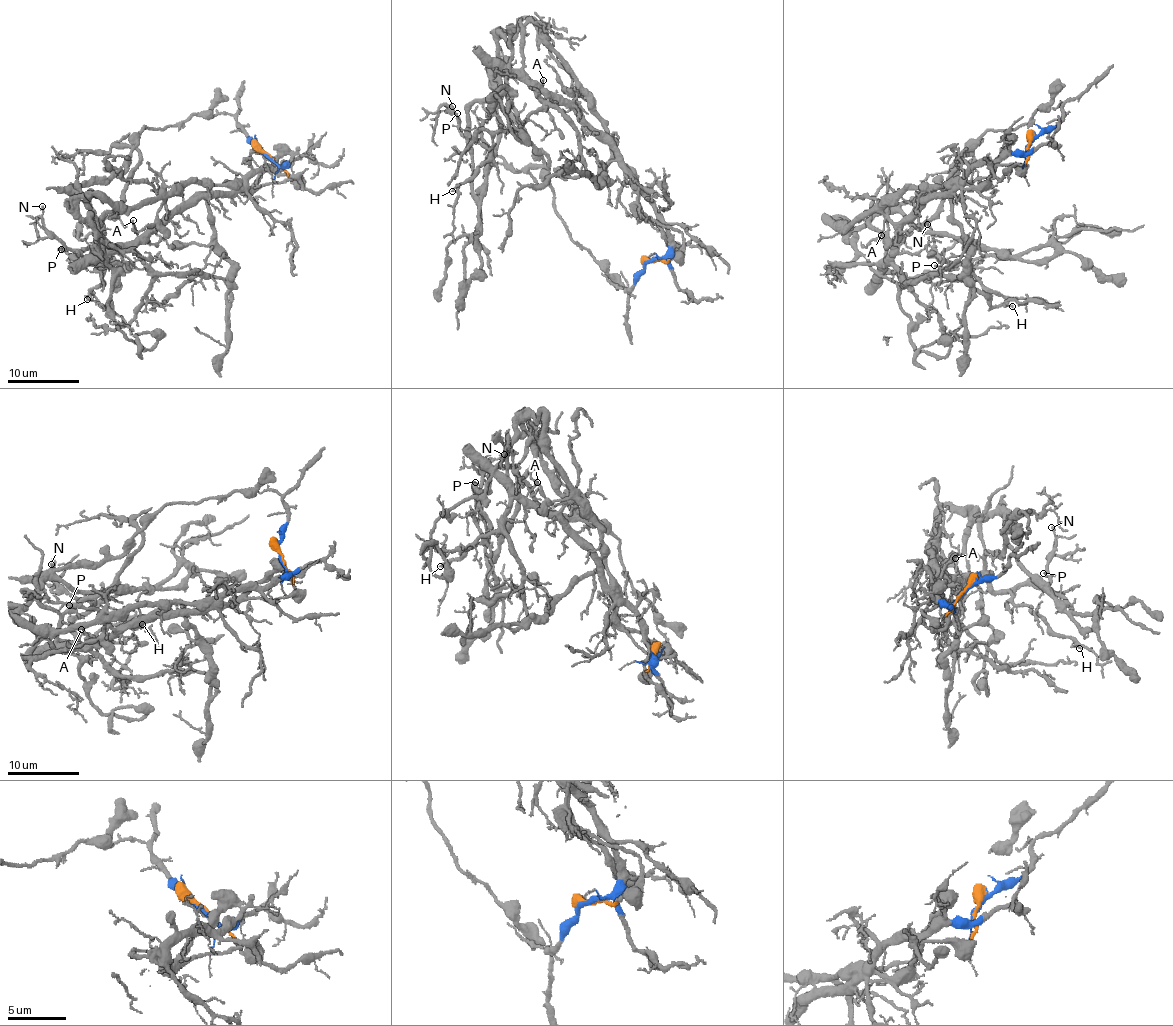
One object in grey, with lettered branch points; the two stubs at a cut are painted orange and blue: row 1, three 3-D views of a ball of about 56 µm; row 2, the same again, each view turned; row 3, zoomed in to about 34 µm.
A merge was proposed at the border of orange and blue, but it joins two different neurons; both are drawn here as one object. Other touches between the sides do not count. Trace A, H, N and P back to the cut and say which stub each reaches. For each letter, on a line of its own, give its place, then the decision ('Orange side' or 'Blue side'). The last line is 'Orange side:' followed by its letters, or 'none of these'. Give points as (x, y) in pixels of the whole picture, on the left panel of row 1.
A: Place: (133, 220). Blue side
H: Place: (87, 299). Blue side
N: Place: (42, 206). Blue side
P: Place: (61, 249). Blue side
Orange side: none of these

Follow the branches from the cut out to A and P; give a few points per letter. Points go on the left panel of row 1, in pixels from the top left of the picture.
A: (264, 152), (282, 166), (260, 170), (227, 193), (200, 192), (139, 236), (132, 221)
P: (264, 152), (282, 166), (227, 193), (200, 192), (134, 241), (96, 254), (102, 262), (79, 263), (61, 248)

